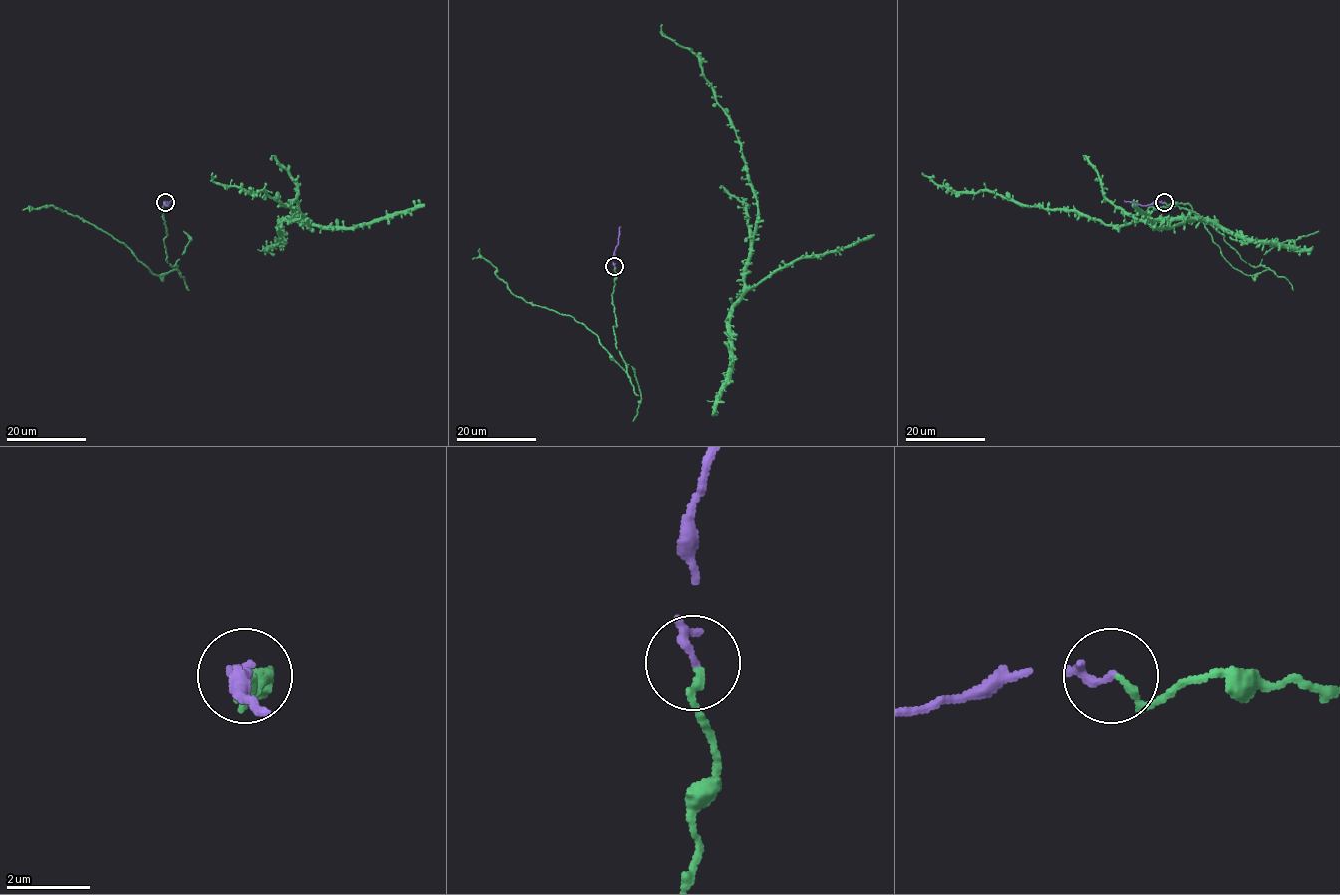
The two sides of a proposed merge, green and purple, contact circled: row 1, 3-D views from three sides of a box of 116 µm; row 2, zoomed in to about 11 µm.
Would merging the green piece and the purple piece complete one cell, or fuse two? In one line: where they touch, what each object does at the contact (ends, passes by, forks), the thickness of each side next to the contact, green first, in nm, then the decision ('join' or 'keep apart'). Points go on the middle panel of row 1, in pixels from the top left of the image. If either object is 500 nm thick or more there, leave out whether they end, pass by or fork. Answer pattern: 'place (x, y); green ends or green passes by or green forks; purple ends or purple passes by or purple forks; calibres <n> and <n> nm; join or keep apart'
place (614, 266); green ends; purple ends; calibres 160 and 200 nm; join

